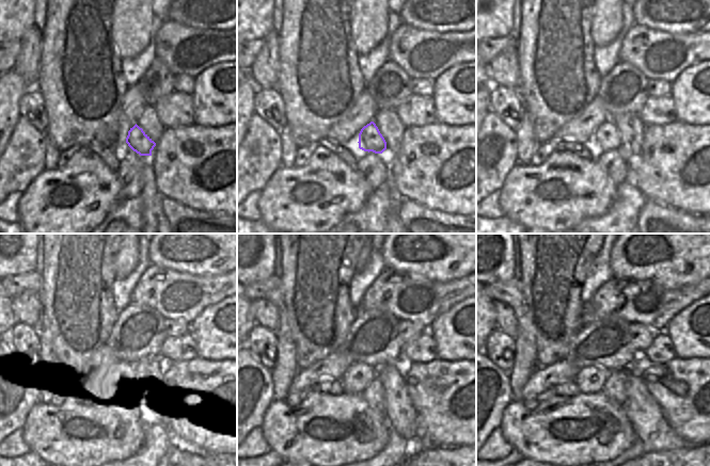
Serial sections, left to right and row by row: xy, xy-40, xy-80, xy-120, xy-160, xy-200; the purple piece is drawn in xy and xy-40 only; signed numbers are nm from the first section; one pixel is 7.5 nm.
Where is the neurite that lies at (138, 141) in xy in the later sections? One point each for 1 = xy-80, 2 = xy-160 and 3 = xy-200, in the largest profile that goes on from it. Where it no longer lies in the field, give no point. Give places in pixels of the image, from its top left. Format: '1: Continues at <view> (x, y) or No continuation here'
1: Continues at xy-80 (608, 138)
2: Continues at xy-160 (366, 374)
3: Continues at xy-200 (602, 374)

